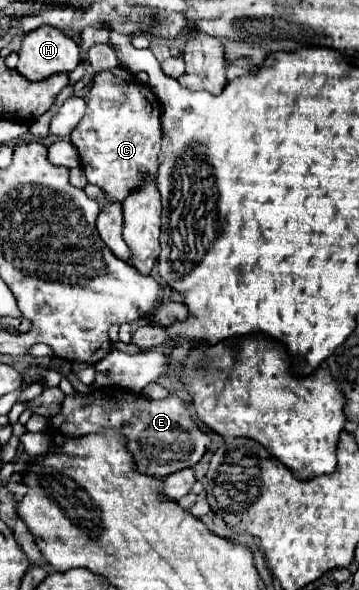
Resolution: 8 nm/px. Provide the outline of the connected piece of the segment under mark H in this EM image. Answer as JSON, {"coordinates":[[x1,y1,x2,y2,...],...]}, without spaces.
{"coordinates":[[40,26,24,36,16,70,28,80,44,80,58,72,72,72,80,60,78,44,54,26]]}

